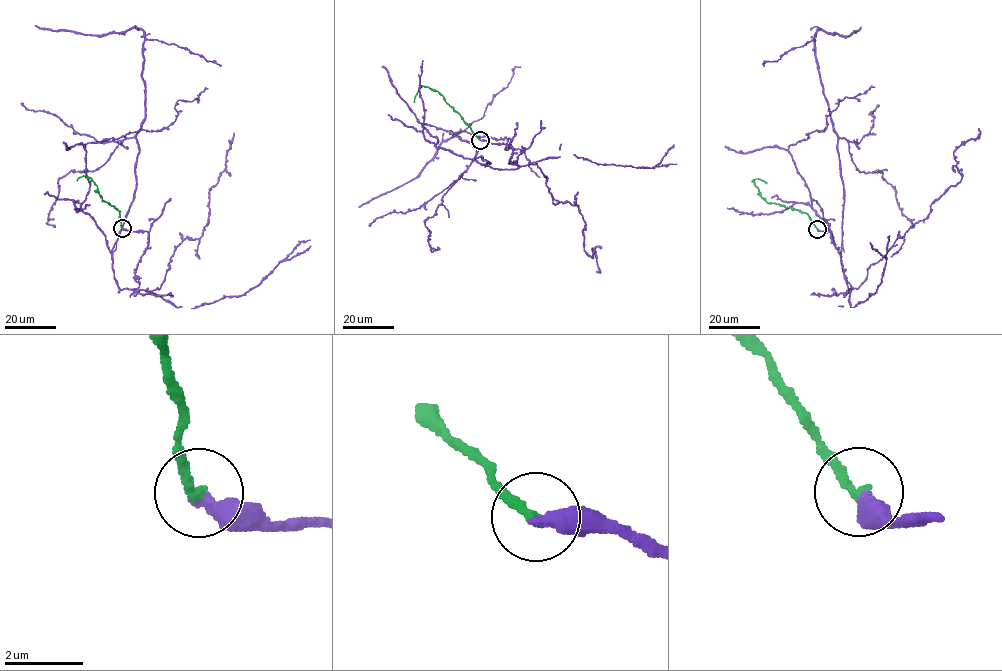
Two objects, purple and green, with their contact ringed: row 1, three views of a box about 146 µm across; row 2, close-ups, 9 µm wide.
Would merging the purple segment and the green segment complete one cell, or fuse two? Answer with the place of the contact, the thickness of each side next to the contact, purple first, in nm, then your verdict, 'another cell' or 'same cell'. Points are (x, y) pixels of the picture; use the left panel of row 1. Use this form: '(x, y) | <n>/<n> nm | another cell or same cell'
(122, 228) | 400/260 nm | same cell

